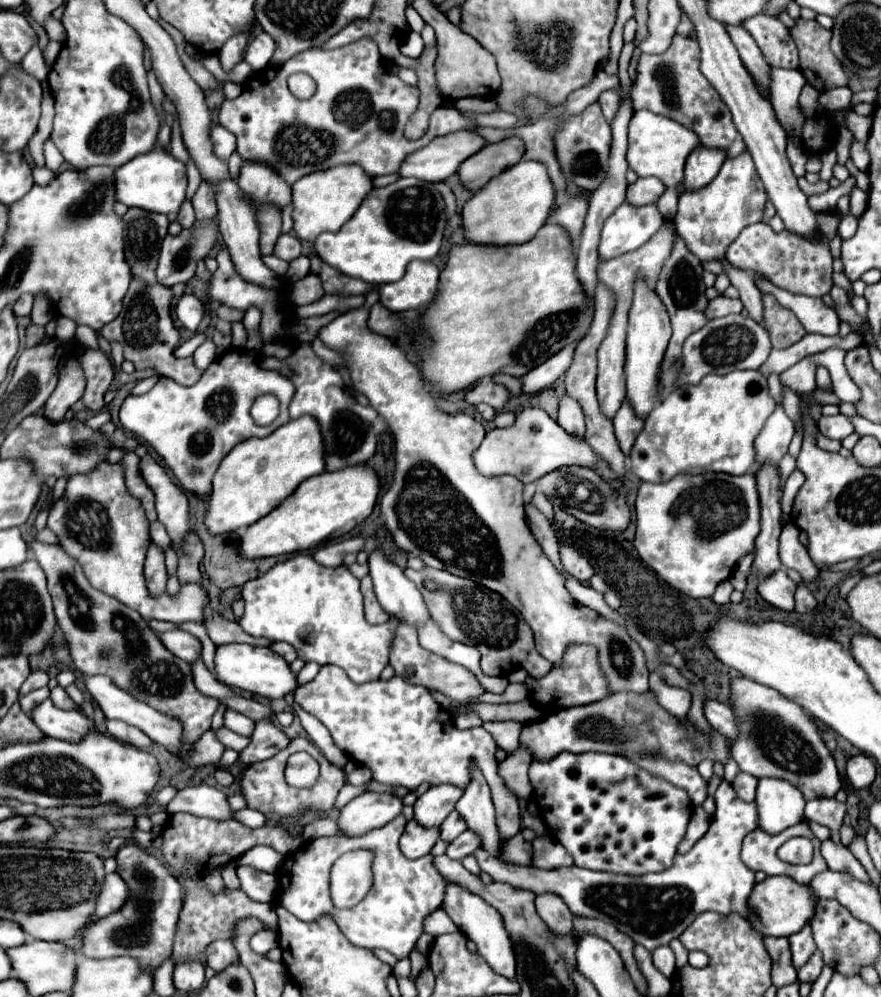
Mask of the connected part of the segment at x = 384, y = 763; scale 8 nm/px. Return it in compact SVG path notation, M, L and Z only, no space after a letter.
M323 665L313 681L295 691L295 701L329 729L337 747L357 763L367 765L373 771L373 779L385 785L405 785L411 791L423 781L429 781L431 785L453 783L465 787L473 757L491 787L499 835L511 839L521 831L517 797L497 775L497 743L483 727L457 731L451 725L451 713L437 705L425 687L411 685L399 675L389 681L375 679L357 685L343 673L343 669Z

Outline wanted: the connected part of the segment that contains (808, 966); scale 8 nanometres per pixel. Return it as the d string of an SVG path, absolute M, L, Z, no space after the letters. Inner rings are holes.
M819 949L809 957L809 961L797 971L799 975L799 981L815 981L819 977L823 969L823 955L819 953Z

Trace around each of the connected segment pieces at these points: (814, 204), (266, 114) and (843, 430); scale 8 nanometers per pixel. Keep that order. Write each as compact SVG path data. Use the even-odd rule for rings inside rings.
M849 177L845 183L841 183L841 185L835 187L835 189L827 189L825 193L809 195L809 199L807 199L807 201L809 201L809 207L811 207L815 213L819 213L819 211L831 211L831 209L835 209L839 197L851 193L853 185L855 185L855 179Z
M359 39L355 43L349 43L345 47L331 49L331 51L315 47L315 49L309 49L309 51L303 51L303 53L291 57L291 61L287 61L281 67L267 67L267 71L263 75L247 79L243 93L237 99L223 101L221 111L219 111L219 123L223 127L227 127L231 133L235 133L237 151L243 159L255 159L255 161L263 161L263 163L275 167L279 173L283 173L287 183L295 183L303 175L309 175L309 173L321 171L321 169L329 169L329 167L341 165L341 163L357 163L371 177L377 177L377 175L397 173L407 155L419 151L421 147L431 143L433 137L437 137L437 135L447 135L447 133L459 131L459 129L475 131L479 127L469 117L463 117L457 109L439 107L437 119L433 123L435 127L427 129L427 133L421 139L407 141L403 137L403 125L407 123L407 117L415 111L417 99L419 99L419 91L411 85L405 85L401 79L397 79L389 71L389 67L385 67L385 63L377 51L377 45L371 39ZM295 71L305 71L317 83L315 95L307 101L295 99L285 85L285 79Z
M835 415L835 417L821 417L817 421L819 433L829 437L829 439L837 439L843 441L847 435L853 433L853 423L849 417L845 415Z

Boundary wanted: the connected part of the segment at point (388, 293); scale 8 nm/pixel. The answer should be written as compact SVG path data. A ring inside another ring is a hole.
M411 261L403 279L379 287L379 303L395 313L425 307L437 291L437 281L439 269L435 263Z

